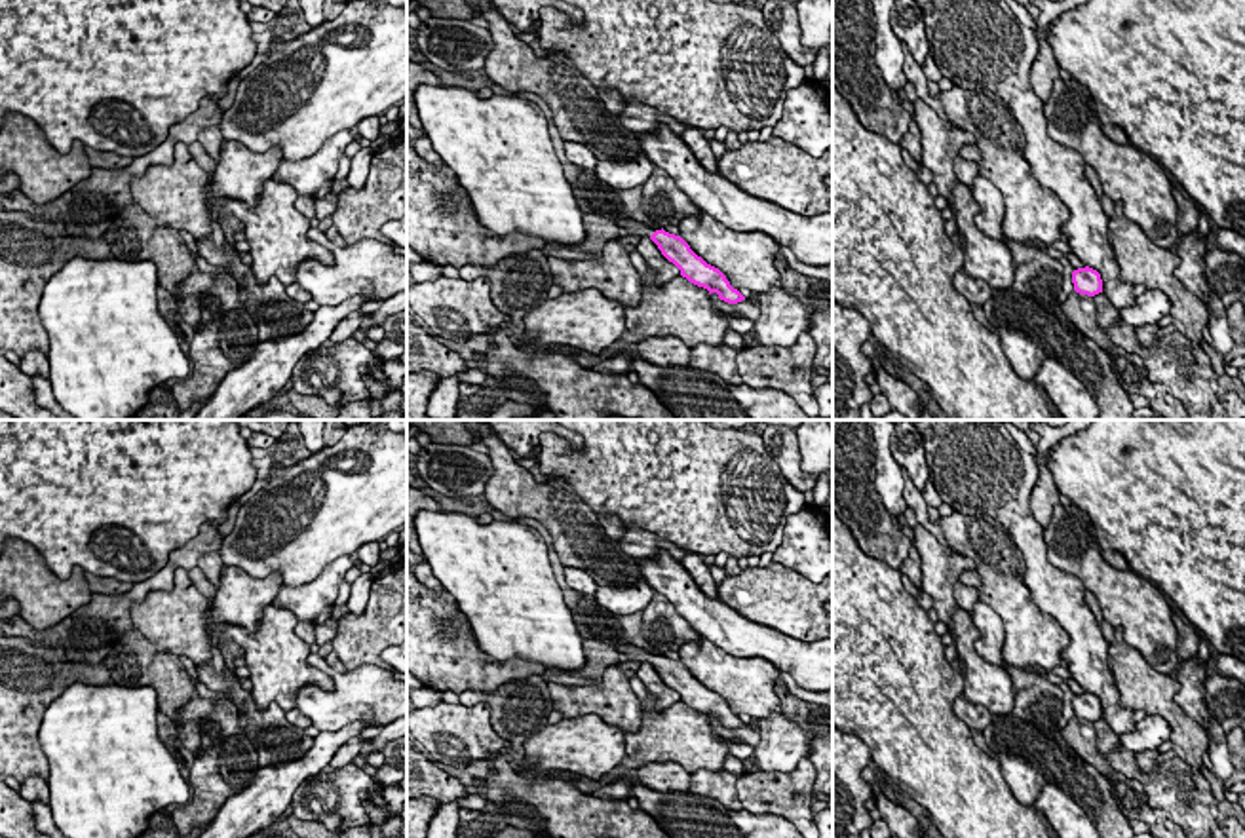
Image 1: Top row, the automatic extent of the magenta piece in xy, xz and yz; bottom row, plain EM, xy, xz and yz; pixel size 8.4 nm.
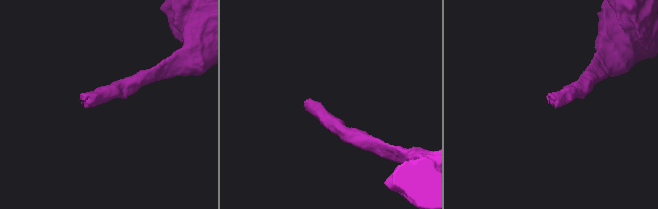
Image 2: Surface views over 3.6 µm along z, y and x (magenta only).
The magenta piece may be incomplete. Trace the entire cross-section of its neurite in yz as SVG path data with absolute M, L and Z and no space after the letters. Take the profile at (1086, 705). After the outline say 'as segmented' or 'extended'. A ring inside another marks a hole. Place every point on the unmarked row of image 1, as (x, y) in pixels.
M1089 692L1072 697L1074 716L1080 720L1095 722L1102 718L1101 699Z | as segmented

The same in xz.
M616 646L620 654L625 654L631 661L639 663L650 663L661 680L673 688L679 695L680 701L686 703L690 709L703 713L711 718L717 718L720 726L728 730L737 730L745 726L745 722L730 711L726 701L707 690L701 682L698 682L690 671L675 659L661 656L654 656L646 650L635 648L635 646Z | extended

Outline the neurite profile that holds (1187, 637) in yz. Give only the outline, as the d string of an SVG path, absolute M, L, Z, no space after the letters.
M1180 608L1171 610L1171 619L1177 627L1178 659L1186 661L1186 659L1197 656L1199 633L1196 631L1196 627L1188 621L1188 618L1182 614Z

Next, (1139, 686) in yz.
M1114 627L1114 640L1108 644L1108 669L1116 680L1120 705L1163 716L1171 726L1169 739L1175 754L1199 771L1203 754L1209 752L1209 737L1175 703L1175 694L1180 690L1178 680L1154 671L1142 654L1125 642L1121 627Z

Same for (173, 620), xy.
M175 568L173 580L171 591L150 591L131 606L133 627L158 652L186 656L194 665L203 665L211 659L215 642L205 631L211 600L198 591L184 568Z

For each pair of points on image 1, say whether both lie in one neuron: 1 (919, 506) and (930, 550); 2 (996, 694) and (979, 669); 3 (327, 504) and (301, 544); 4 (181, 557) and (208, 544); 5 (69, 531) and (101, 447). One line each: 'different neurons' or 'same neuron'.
1: different neurons
2: same neuron
3: same neuron
4: same neuron
5: same neuron

